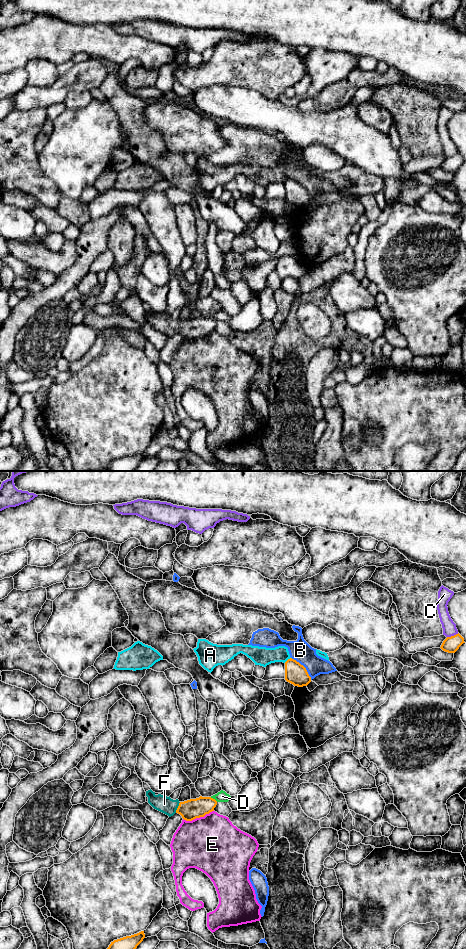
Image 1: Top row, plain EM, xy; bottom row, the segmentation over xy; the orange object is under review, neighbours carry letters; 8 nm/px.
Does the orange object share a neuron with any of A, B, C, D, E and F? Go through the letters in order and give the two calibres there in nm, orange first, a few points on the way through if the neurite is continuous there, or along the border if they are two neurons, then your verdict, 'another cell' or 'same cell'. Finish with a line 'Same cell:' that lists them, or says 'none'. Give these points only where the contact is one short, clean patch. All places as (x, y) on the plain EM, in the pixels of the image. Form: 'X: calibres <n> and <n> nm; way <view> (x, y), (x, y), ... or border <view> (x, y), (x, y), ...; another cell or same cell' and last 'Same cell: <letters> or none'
A: calibres 170 and 150 nm; border xy (290, 177), (284, 182); another cell
B: calibres 170 and 170 nm; another cell
C: calibres 130 and 110 nm; another cell
D: calibres 160 and 90 nm; another cell
E: calibres 160 and 460 nm; another cell
F: calibres 160 and 140 nm; way xy (191, 329), (178, 327), (164, 324); same cell
Same cell: F

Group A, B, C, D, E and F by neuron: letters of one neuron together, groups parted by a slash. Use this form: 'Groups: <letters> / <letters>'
Groups: A / B / C / D / E / F

